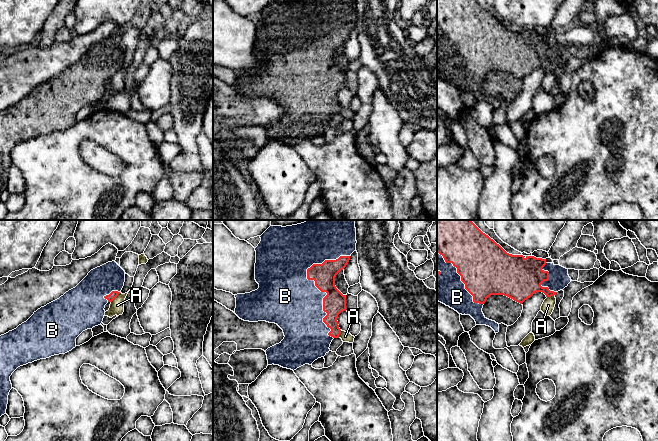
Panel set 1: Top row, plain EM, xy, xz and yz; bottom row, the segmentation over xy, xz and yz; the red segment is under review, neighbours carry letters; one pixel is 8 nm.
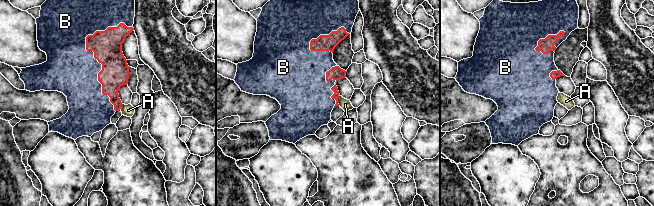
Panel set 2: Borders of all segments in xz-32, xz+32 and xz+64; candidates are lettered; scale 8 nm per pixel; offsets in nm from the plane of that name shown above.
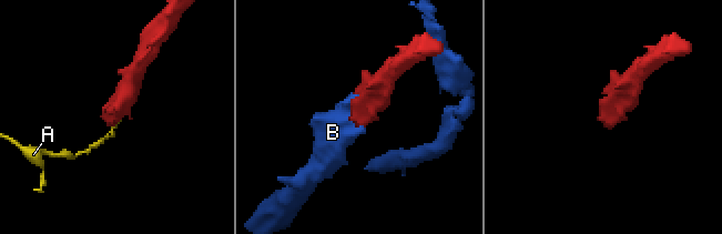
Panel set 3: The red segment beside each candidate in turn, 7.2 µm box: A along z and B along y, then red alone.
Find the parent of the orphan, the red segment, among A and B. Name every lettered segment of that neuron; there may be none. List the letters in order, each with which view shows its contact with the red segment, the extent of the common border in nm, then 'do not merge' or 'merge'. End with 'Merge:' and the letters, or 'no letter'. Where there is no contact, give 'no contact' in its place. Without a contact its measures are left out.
A: meets red in xy; contact 110 nm long; do not merge
B: meets red in xz; contact 700 nm long; merge
Merge: B

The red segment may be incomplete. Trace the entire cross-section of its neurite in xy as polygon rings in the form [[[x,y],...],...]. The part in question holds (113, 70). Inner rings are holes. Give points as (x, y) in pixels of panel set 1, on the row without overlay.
[[[115,37],[108,38],[91,46],[75,64],[38,85],[16,105],[0,112],[0,193],[6,189],[12,149],[20,142],[75,124],[76,114],[83,107],[102,99],[105,81],[118,72],[124,58],[125,47]]]

